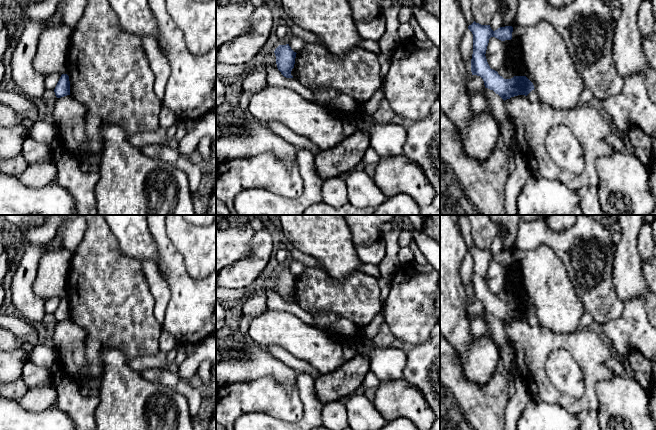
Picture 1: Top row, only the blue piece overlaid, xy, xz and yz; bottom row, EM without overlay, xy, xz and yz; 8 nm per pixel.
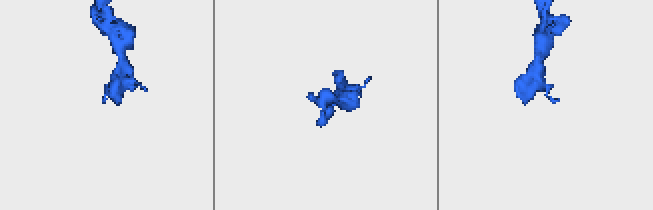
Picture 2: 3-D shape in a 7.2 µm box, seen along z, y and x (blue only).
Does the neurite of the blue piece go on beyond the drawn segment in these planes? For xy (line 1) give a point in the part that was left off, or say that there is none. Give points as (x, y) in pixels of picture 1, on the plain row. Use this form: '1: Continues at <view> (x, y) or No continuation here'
1: No continuation here

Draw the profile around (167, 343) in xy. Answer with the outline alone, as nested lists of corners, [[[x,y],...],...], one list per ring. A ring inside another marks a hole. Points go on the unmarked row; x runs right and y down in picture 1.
[[[166,330],[161,331],[160,339],[159,339],[159,349],[164,353],[168,353],[178,346],[177,341],[174,337]]]

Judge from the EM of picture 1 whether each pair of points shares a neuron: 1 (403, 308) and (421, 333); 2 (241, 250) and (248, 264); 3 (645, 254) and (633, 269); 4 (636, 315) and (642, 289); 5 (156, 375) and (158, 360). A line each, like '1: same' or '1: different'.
1: same
2: different
3: different
4: different
5: different

